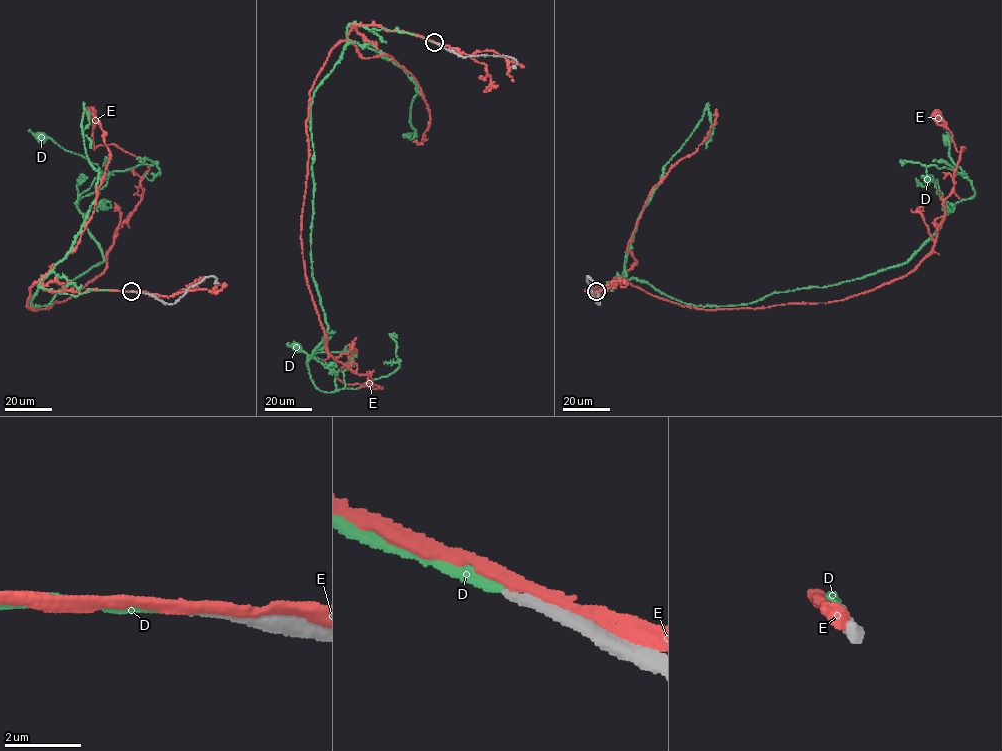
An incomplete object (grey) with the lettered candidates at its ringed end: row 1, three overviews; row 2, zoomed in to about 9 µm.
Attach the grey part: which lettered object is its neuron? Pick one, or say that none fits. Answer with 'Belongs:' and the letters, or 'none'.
Belongs: D

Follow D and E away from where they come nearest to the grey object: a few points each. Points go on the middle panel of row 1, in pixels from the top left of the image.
D: (433, 42), (351, 23), (312, 96), (328, 329), (307, 364), (336, 390), (296, 347)
E: (437, 43), (353, 24), (310, 91), (300, 242), (307, 284), (329, 354), (382, 387), (336, 376), (353, 351)

